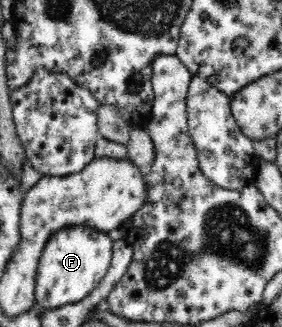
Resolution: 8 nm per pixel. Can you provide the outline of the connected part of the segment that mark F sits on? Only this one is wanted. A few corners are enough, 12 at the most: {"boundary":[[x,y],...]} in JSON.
{"boundary":[[62,227],[43,247],[36,301],[88,298],[108,273],[108,232]]}

